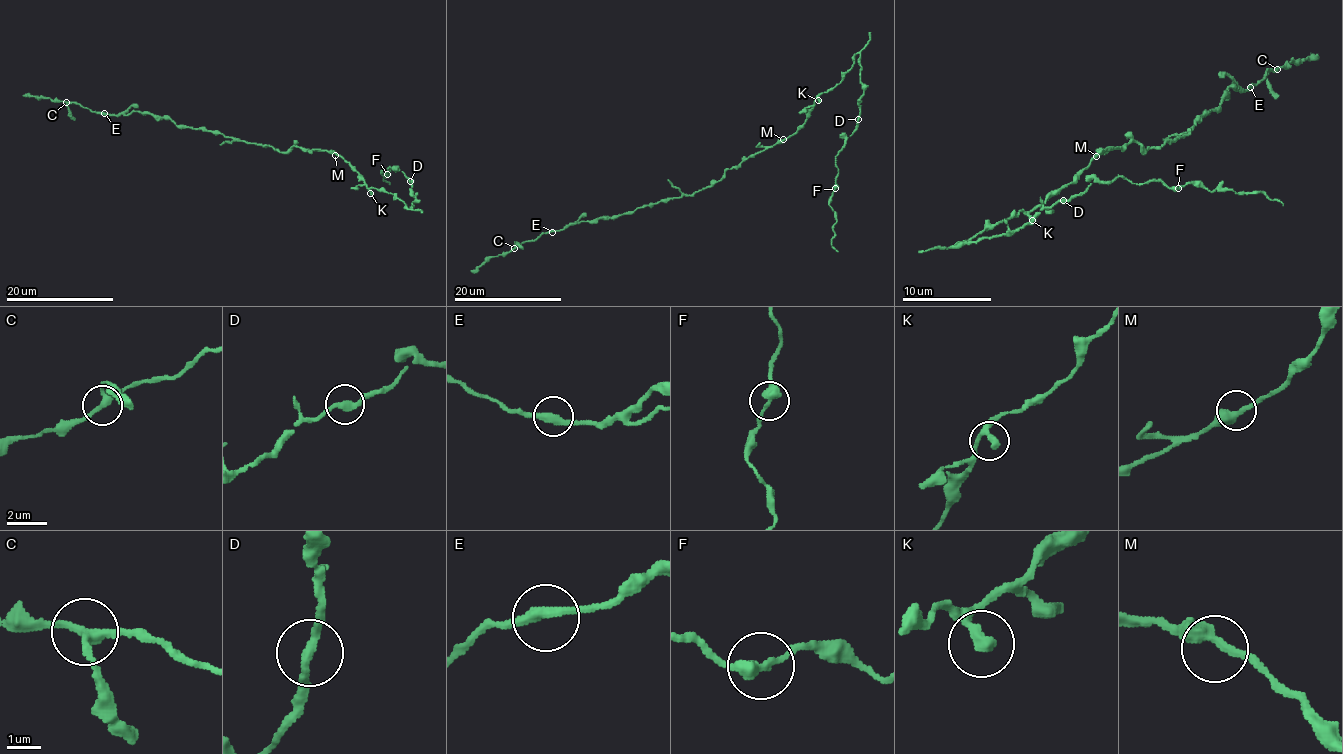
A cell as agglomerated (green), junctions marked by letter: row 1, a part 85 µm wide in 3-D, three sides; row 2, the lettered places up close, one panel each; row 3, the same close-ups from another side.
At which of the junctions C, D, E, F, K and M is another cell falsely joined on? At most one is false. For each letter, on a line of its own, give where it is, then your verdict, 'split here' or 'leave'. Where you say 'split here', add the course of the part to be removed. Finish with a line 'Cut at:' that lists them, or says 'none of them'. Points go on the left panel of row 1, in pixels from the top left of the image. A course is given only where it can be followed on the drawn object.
C: (66, 102) | leave
D: (410, 181) | leave
E: (104, 113) | leave
F: (387, 174) | leave
K: (370, 193) | leave
M: (335, 155) | leave
Cut at: none of them

